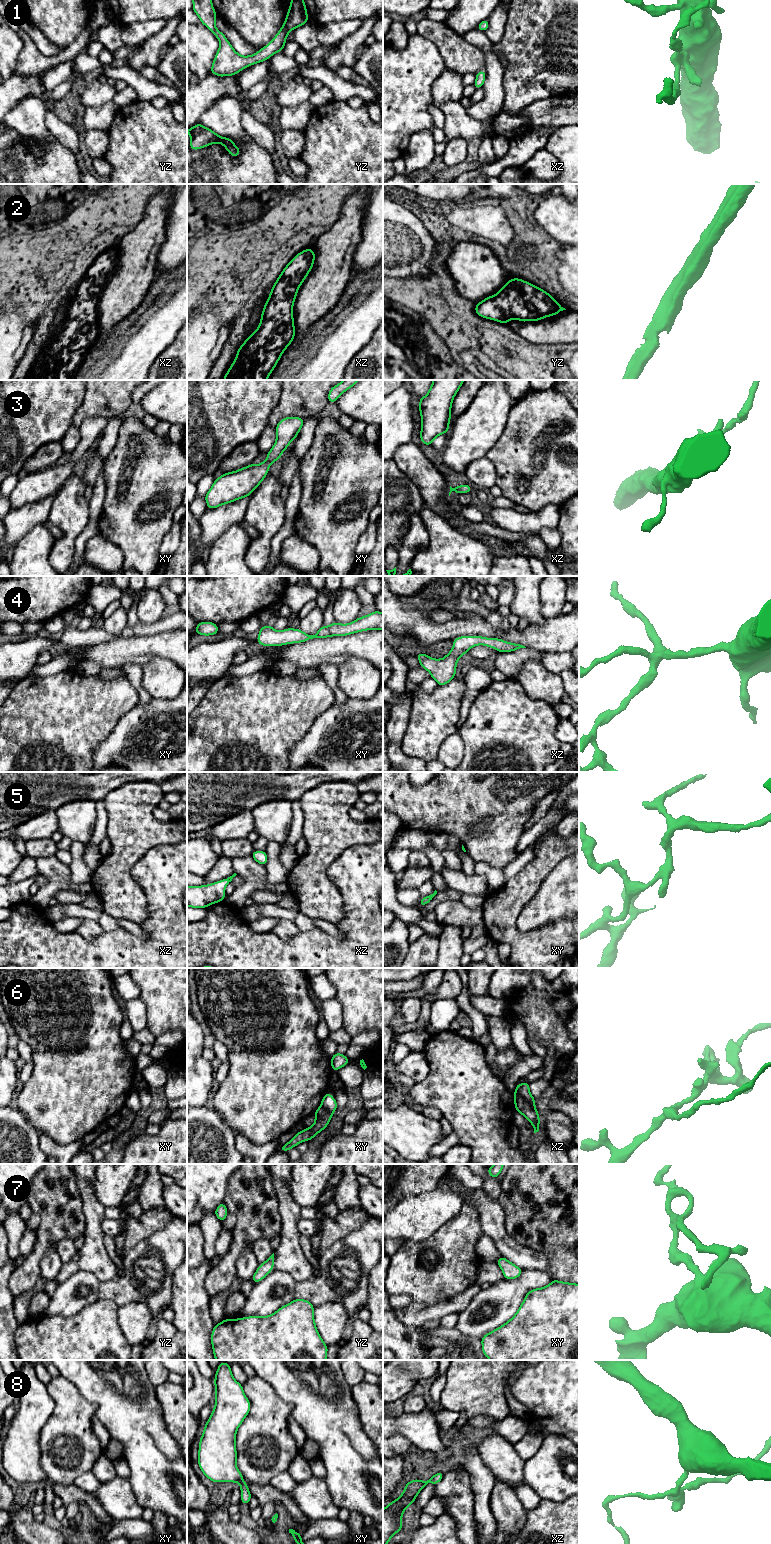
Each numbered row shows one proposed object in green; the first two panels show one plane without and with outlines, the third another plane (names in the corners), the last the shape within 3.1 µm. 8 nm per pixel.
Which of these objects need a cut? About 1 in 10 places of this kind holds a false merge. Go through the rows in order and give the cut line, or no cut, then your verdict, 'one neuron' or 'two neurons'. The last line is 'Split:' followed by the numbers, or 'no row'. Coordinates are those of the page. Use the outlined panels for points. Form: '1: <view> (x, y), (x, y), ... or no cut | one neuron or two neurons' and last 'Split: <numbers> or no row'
1: no cut | one neuron
2: no cut | one neuron
3: no cut | one neuron
4: no cut | one neuron
5: no cut | one neuron
6: xz (515, 1092), (535, 1109) | two neurons
7: no cut | one neuron
8: no cut | one neuron
Split: 6

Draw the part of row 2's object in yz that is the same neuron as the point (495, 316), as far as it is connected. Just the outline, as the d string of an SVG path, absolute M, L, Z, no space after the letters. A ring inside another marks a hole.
M519 278L510 279L497 294L476 303L475 313L482 318L492 319L502 324L507 324L511 319L521 322L538 321L548 316L554 316L563 308L549 293L541 288Z

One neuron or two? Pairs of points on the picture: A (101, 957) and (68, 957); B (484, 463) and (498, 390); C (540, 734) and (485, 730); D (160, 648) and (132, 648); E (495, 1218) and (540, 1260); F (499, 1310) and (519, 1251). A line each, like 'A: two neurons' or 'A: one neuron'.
A: one neuron
B: two neurons
C: one neuron
D: one neuron
E: one neuron
F: two neurons

